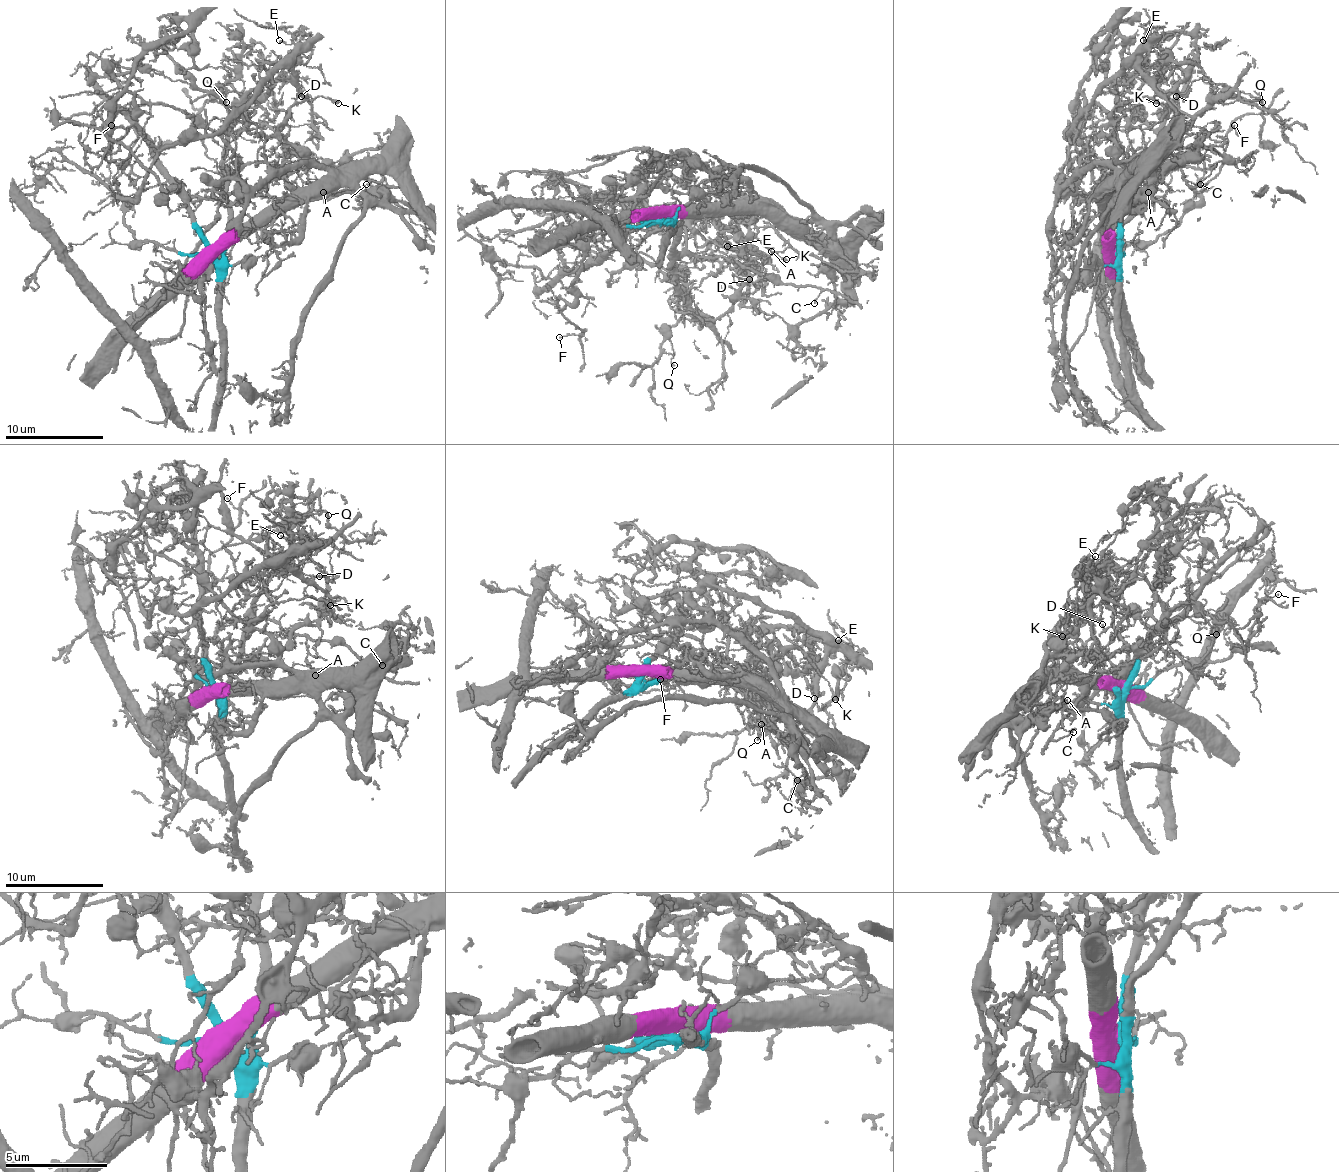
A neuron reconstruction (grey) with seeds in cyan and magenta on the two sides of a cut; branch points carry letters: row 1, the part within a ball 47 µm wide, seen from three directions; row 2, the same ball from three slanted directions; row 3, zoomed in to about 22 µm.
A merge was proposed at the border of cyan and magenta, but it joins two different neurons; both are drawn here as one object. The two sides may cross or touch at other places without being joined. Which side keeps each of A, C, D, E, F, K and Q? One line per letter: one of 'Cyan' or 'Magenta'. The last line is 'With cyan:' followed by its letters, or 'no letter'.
A: Magenta
C: Cyan
D: Magenta
E: Magenta
F: Cyan
K: Magenta
Q: Cyan
With cyan: C, F, Q

